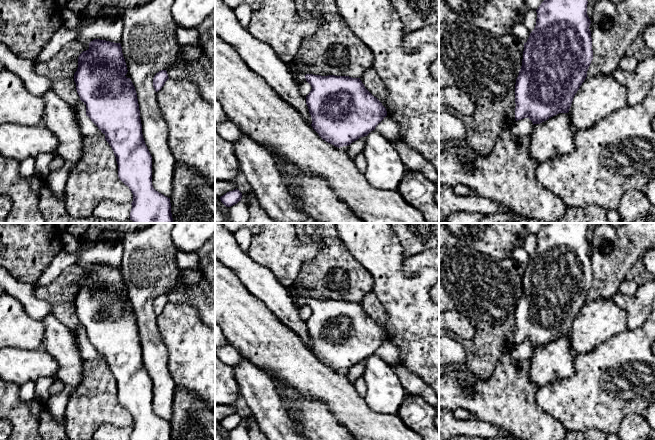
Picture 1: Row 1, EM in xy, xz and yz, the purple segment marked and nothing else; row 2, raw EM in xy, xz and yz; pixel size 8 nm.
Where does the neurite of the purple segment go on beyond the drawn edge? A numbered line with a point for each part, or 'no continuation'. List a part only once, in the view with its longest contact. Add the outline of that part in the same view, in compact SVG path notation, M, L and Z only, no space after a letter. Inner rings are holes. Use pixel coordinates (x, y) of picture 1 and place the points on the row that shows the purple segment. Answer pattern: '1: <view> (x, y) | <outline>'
1: xz (299, 78) | M297 74L294 76L294 78L299 84L306 81L305 76L303 74Z

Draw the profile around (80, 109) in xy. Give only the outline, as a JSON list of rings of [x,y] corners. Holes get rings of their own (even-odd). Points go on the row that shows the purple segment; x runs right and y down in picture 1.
[[[80,100],[74,110],[79,120],[79,127],[83,135],[98,135],[105,139],[105,134],[103,134],[101,130],[99,130],[98,127],[86,115],[86,105],[84,102]]]

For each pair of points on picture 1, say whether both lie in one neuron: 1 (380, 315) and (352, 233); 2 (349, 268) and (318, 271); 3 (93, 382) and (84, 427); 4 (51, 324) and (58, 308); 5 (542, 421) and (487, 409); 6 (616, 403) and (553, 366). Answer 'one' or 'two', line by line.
1: two
2: one
3: one
4: two
5: one
6: two

